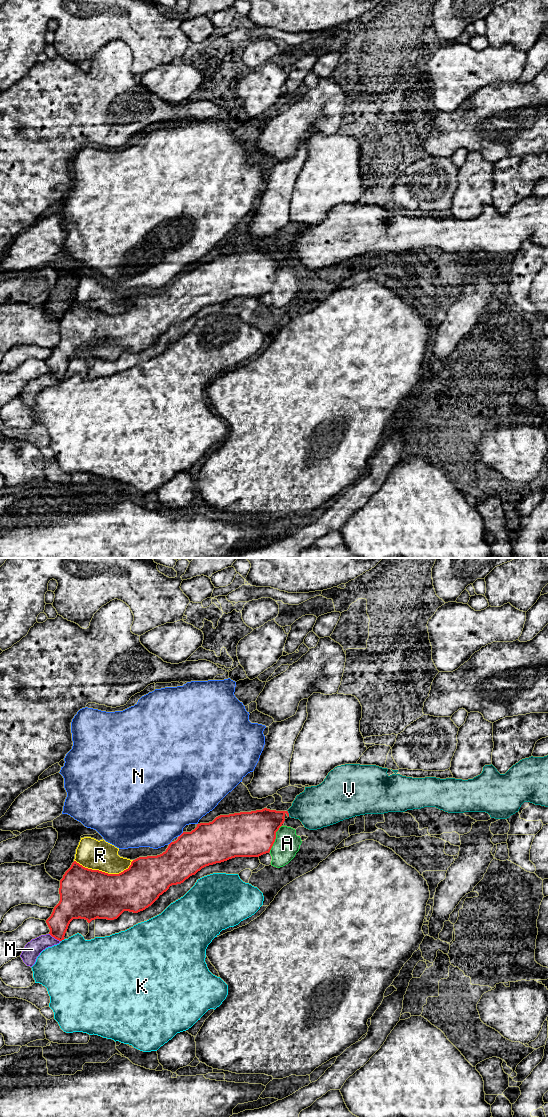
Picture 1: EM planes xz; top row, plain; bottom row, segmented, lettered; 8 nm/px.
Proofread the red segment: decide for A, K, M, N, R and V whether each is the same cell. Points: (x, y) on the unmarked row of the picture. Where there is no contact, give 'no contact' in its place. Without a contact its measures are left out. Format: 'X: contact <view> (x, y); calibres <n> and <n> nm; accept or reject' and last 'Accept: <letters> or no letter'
A: contact xz (275, 278); calibres 360 and 200 nm; reject
K: contact xz (62, 379); calibres 180 and 480 nm; reject
M: contact xz (55, 378); calibres 180 and 140 nm; reject
N: contact xz (181, 274); calibres 340 and 480 nm; reject
R: contact xz (104, 312); calibres 400 and 240 nm; reject
V: contact xz (288, 253); calibres 260 and 340 nm; reject
Accept: no letter

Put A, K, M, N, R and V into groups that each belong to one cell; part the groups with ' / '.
A / K / M / N / R / V

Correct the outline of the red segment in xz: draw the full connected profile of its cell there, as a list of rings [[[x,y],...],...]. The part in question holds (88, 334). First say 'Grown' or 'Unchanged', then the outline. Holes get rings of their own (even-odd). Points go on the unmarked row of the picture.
Unchanged. [[[264,248],[262,250],[251,251],[251,252],[240,252],[240,253],[234,253],[234,254],[229,254],[229,255],[220,255],[216,257],[212,262],[197,264],[197,267],[191,272],[183,272],[176,281],[171,282],[169,284],[166,291],[163,292],[162,294],[157,295],[157,296],[139,297],[133,300],[129,308],[119,314],[108,314],[99,310],[88,309],[88,308],[83,307],[76,301],[74,301],[71,307],[63,315],[63,318],[60,320],[60,328],[59,328],[60,341],[54,347],[51,356],[46,360],[46,363],[50,369],[49,374],[55,379],[62,381],[65,379],[64,378],[65,373],[68,369],[70,362],[73,359],[79,359],[79,358],[85,359],[88,363],[90,363],[92,360],[95,360],[97,358],[107,359],[107,360],[117,359],[124,351],[138,353],[140,351],[145,350],[149,346],[151,346],[159,338],[160,335],[162,335],[164,332],[166,332],[169,329],[170,326],[183,323],[190,316],[195,315],[198,311],[200,311],[202,308],[206,306],[213,305],[216,303],[221,303],[235,297],[259,297],[263,294],[269,293],[275,282],[276,272],[284,263],[285,261],[284,257],[286,255],[289,257],[288,251],[276,251],[276,250],[270,250],[267,248]]]

